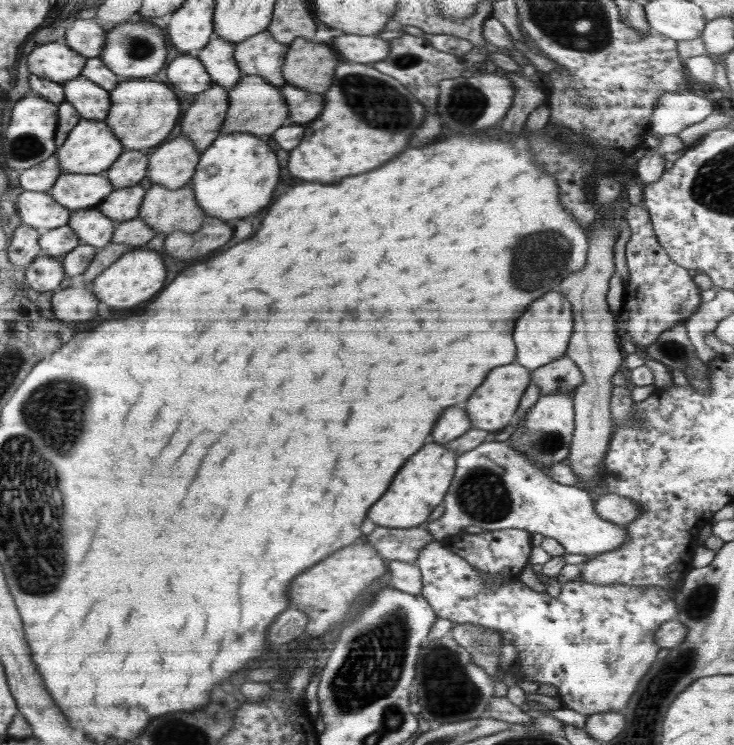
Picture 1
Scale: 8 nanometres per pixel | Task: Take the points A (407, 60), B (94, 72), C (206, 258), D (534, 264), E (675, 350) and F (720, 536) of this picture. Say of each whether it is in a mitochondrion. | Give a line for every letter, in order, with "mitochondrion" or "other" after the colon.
A: mitochondrion
B: other
C: other
D: mitochondrion
E: mitochondrion
F: other

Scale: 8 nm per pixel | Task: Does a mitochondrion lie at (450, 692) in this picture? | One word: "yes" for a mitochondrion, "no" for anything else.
yes

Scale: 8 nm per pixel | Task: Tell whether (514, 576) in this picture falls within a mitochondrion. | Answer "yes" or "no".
no

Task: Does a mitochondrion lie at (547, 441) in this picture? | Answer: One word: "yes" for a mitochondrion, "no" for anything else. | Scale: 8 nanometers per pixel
yes

